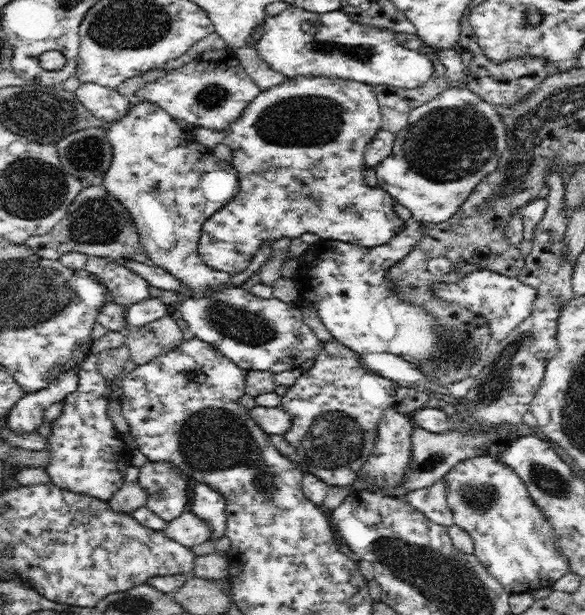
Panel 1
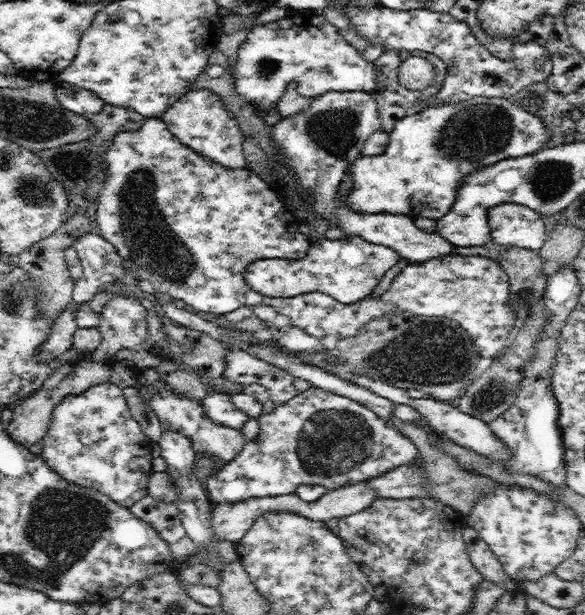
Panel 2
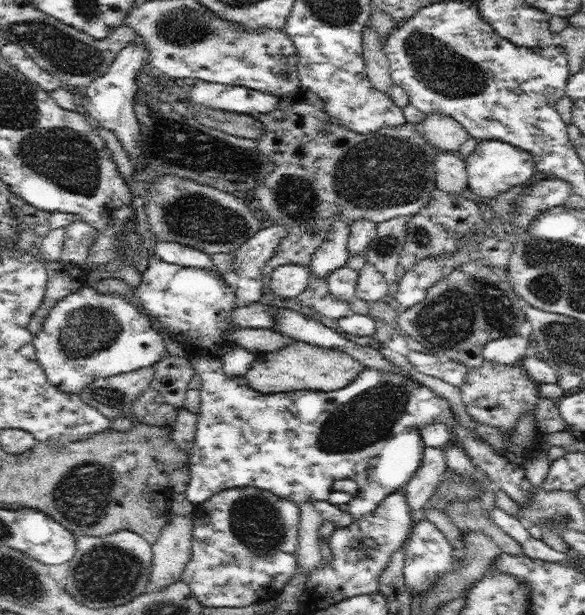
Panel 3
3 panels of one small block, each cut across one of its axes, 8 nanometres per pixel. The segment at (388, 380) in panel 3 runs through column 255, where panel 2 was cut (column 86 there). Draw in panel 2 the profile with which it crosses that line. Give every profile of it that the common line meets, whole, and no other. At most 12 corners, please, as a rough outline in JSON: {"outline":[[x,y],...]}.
{"outline":[[109,380],[64,397],[40,443],[68,483],[126,508],[152,442]]}

